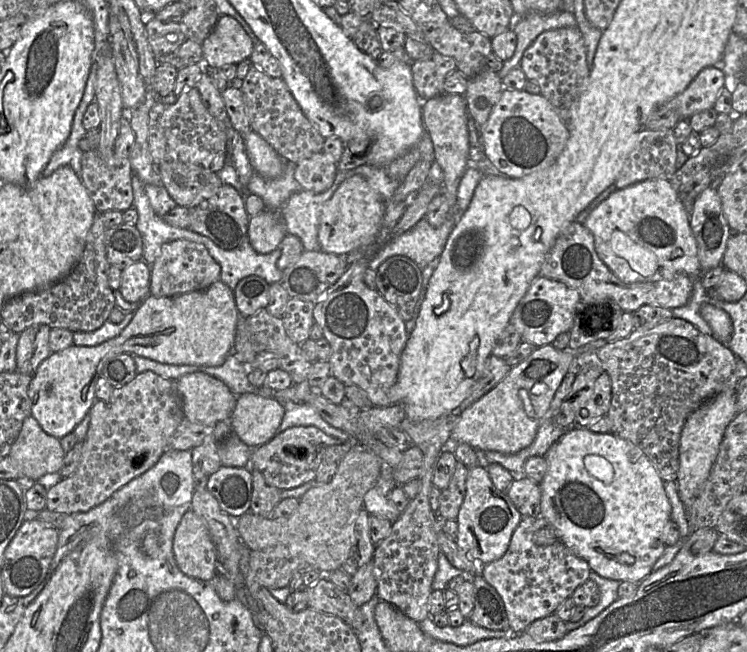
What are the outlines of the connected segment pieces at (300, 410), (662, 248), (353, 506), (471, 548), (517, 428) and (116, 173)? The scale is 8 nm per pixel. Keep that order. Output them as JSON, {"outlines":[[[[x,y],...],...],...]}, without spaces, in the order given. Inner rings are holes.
{"outlines":[[[[275,398],[285,409],[285,414],[278,428],[278,433],[294,426],[315,426],[327,435],[340,440],[349,440],[350,436],[327,423],[309,403],[297,404],[291,400]]],[[[657,178],[657,179],[649,179],[641,182],[637,182],[623,189],[617,189],[613,194],[611,194],[606,200],[604,200],[598,207],[596,207],[588,216],[584,225],[593,235],[594,237],[594,245],[595,250],[597,252],[600,260],[615,274],[620,280],[626,283],[643,283],[649,282],[650,279],[646,279],[646,277],[653,276],[658,270],[658,259],[660,260],[659,266],[661,267],[661,279],[671,280],[674,276],[684,273],[693,279],[700,279],[703,273],[699,260],[698,260],[698,246],[696,239],[693,235],[692,229],[690,227],[690,216],[687,214],[685,207],[678,196],[678,193],[669,182],[669,180]],[[675,249],[681,249],[683,254],[680,257],[676,257],[671,259],[671,255]]],[[[361,445],[354,446],[339,462],[333,479],[309,489],[288,518],[263,518],[250,512],[235,520],[244,545],[260,551],[277,545],[286,546],[294,556],[302,558],[321,575],[341,568],[350,557],[354,523],[363,509],[363,498],[379,479],[381,459]]],[[[478,466],[468,469],[466,492],[456,518],[458,531],[455,540],[468,558],[479,560],[482,565],[501,558],[507,551],[512,533],[521,518],[522,515],[506,492],[497,490],[493,485],[486,469]]],[[[600,339],[596,343],[585,345],[578,349],[572,349],[567,346],[567,348],[563,350],[558,350],[552,344],[535,348],[526,360],[512,367],[505,378],[493,389],[462,412],[451,433],[450,439],[452,443],[465,443],[475,450],[496,451],[502,454],[515,454],[528,447],[536,436],[539,425],[550,407],[556,390],[564,377],[568,374],[568,369],[572,360],[582,353],[601,348],[607,343],[606,340]],[[521,389],[526,390],[529,394],[534,411],[533,417],[529,417],[524,410],[523,403],[519,398],[519,391]]],[[[98,150],[84,152],[81,159],[80,179],[92,199],[96,211],[100,214],[107,211],[121,211],[133,206],[132,168],[129,158],[113,154],[103,156]]]]}

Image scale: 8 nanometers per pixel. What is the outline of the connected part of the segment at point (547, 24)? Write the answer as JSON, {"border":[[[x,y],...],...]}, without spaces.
{"border":[[[573,12],[529,13],[515,18],[512,29],[517,36],[517,46],[514,55],[505,61],[502,69],[497,72],[500,78],[503,79],[511,69],[519,67],[525,50],[541,33],[566,27],[577,27]]]}

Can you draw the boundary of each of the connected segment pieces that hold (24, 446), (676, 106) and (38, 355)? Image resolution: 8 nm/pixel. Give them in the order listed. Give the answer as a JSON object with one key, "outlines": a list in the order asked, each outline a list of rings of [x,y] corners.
{"outlines":[[[[28,416],[24,419],[19,435],[12,444],[9,458],[25,481],[41,482],[50,486],[60,480],[58,473],[65,455],[60,439],[47,434],[33,416]]],[[[706,67],[682,93],[662,106],[675,110],[682,119],[688,120],[694,114],[714,107],[725,81],[726,75],[720,68]]],[[[34,324],[20,333],[16,371],[33,376],[38,366],[53,353],[49,347],[51,329],[47,324]]]]}

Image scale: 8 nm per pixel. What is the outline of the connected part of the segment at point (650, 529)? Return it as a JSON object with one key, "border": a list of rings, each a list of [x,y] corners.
{"border":[[[573,426],[551,445],[544,458],[548,466],[539,483],[540,517],[554,527],[557,539],[603,578],[635,584],[643,581],[665,550],[663,532],[671,520],[664,481],[643,451],[612,433],[594,433],[585,427]]]}

